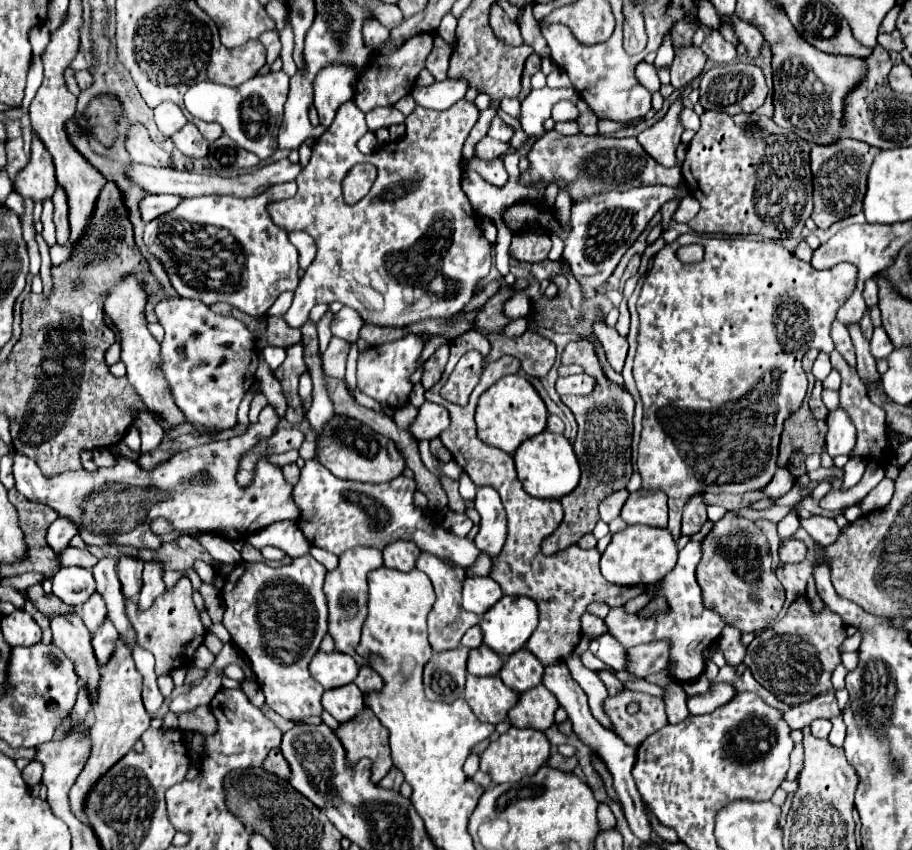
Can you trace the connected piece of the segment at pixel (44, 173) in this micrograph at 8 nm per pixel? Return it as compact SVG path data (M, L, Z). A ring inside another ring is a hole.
M34 135L32 139L32 157L30 163L14 177L14 191L20 197L32 199L32 201L46 201L56 191L56 175L52 169L52 157L48 157L48 151L44 145L40 145L40 139Z

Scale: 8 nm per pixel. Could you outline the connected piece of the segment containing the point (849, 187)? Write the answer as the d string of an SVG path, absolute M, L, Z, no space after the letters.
M840 139L828 147L812 145L812 175L814 175L814 211L812 219L820 229L828 229L832 223L856 215L862 211L862 199L866 193L868 169L880 149L864 145L854 139Z

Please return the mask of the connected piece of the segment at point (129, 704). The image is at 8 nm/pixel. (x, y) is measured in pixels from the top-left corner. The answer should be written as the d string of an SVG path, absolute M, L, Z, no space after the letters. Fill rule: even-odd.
M118 639L112 659L100 667L100 681L96 687L96 699L92 703L92 711L96 715L96 723L92 727L92 753L84 765L80 777L76 779L76 785L72 785L72 793L70 793L72 813L88 827L92 827L84 815L84 805L86 805L88 793L96 787L98 779L104 773L108 773L128 751L132 751L134 743L150 727L150 715L146 713L146 709L142 705L140 691L142 691L142 681L140 681L140 673L136 673L136 669L134 669L132 653L128 653L128 647L124 645L124 641Z

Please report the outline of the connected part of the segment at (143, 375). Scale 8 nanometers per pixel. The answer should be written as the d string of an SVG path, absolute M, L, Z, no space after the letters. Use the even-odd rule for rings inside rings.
M126 275L124 281L110 287L104 301L104 311L112 319L114 327L120 331L120 345L122 345L122 361L128 369L128 381L132 387L140 393L144 405L150 413L164 413L164 427L176 425L184 421L182 411L176 407L170 385L160 369L160 343L150 335L146 327L144 317L144 305L146 305L146 293L136 275Z

